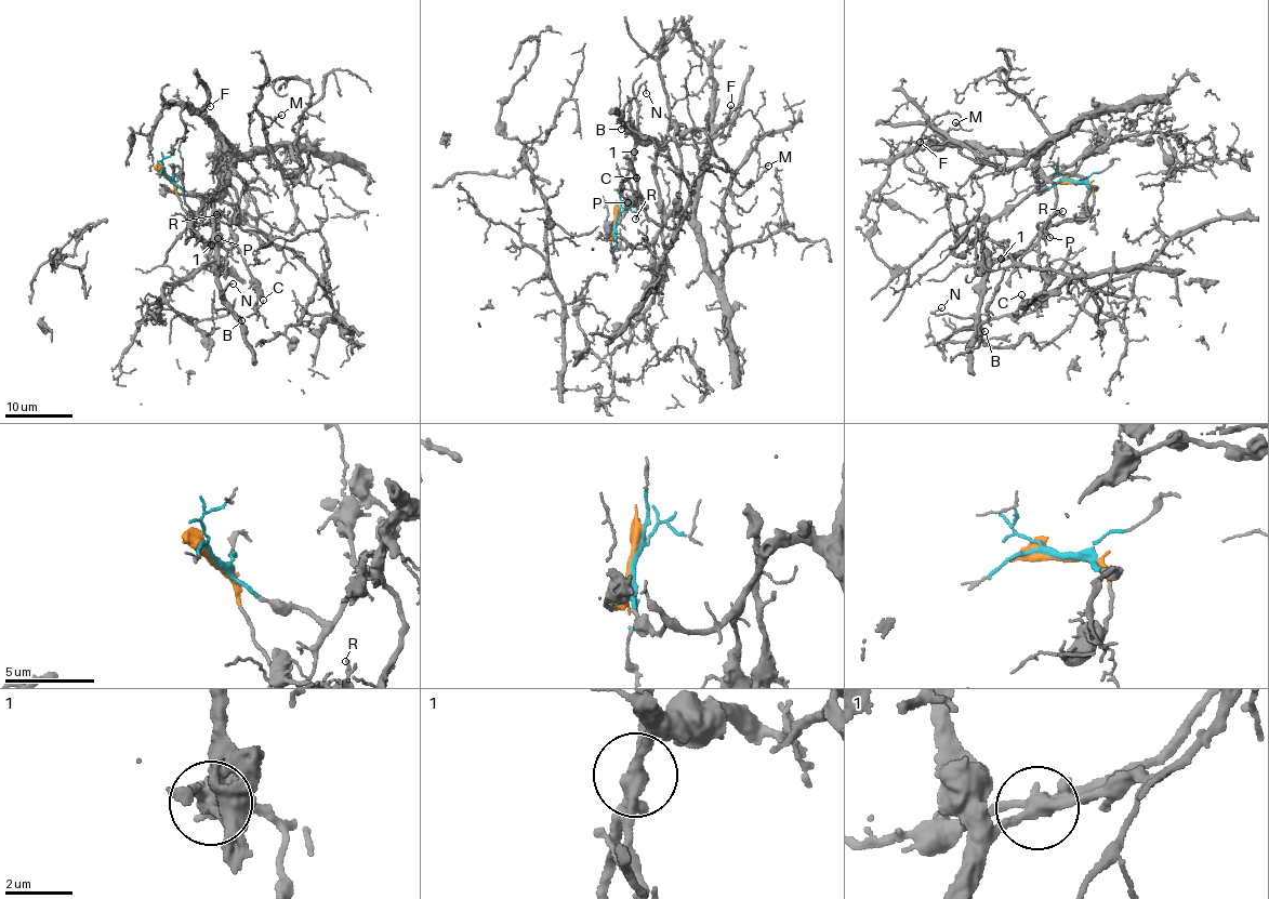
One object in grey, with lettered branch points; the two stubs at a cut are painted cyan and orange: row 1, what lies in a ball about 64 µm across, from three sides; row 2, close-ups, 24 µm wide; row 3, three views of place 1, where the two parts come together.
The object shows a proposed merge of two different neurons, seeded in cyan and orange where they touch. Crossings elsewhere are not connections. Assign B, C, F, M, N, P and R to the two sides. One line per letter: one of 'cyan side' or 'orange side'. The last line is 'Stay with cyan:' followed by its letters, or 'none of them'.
B: orange side
C: cyan side
F: cyan side
M: cyan side
N: orange side
P: orange side
R: orange side
Stay with cyan: C, F, M

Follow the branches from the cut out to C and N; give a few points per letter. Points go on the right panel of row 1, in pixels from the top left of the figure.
C: (1073, 182), (1094, 188), (1052, 180), (1055, 207), (1039, 256), (1044, 291), (1032, 301), (1021, 294)
N: (1073, 182), (1091, 187), (1089, 211), (1052, 224), (989, 266), (978, 313), (934, 312), (940, 307)

